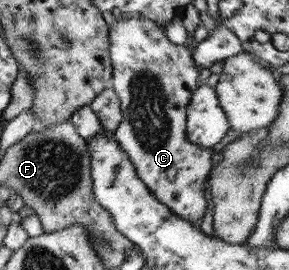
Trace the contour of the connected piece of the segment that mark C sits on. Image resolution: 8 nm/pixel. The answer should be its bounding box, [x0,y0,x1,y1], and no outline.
[107,17,213,229]

